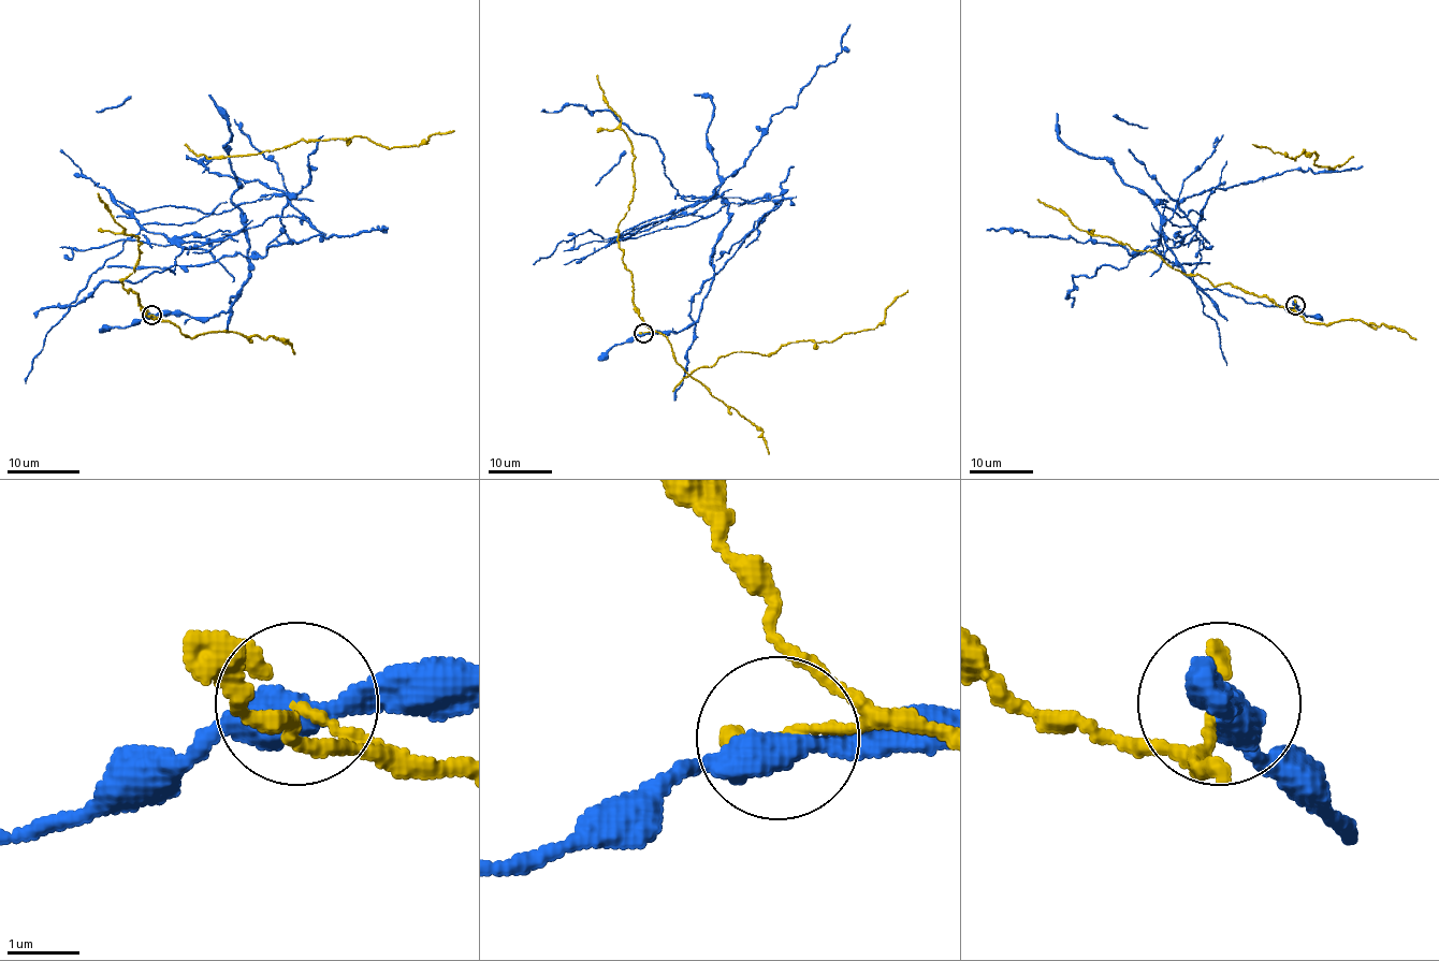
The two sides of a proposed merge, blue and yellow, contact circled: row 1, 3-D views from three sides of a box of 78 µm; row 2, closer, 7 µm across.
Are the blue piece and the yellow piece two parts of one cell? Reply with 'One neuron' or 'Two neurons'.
Two neurons

